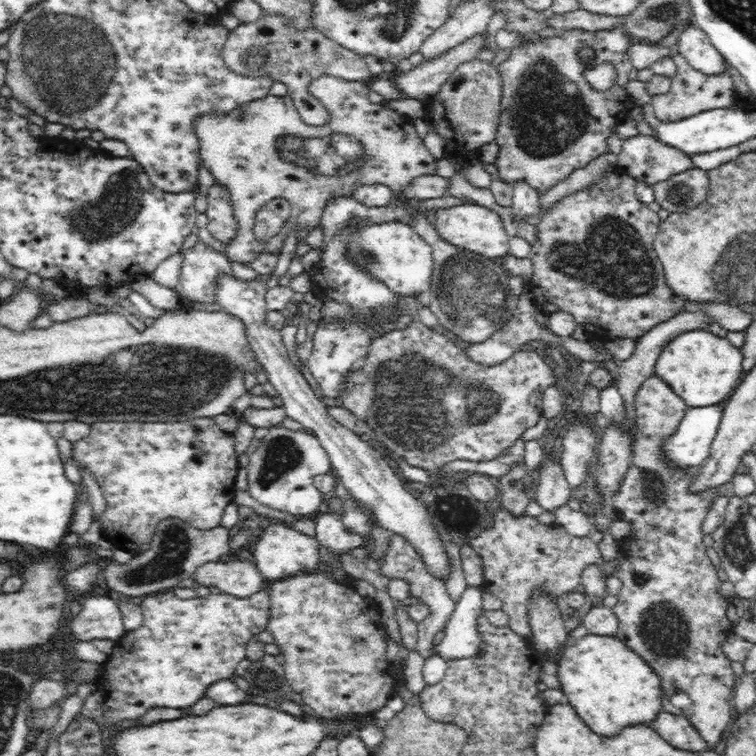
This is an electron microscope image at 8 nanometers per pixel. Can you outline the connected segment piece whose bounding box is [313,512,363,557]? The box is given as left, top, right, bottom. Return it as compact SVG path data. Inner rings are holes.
M320 512L313 521L316 523L315 539L334 557L356 551L363 544L361 535L349 533L341 520L332 514Z

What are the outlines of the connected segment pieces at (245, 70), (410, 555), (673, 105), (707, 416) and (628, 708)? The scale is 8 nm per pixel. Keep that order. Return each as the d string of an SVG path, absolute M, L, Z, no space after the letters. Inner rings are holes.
M263 16L254 23L242 23L230 32L220 57L224 65L240 76L271 78L273 83L286 85L286 94L292 97L298 115L306 124L322 126L328 122L328 113L323 104L309 92L312 80L322 76L334 76L348 81L369 83L372 75L362 55L338 45L317 29L299 32L285 24L281 16Z
M393 534L390 541L390 548L388 548L388 554L384 556L384 560L380 562L380 566L377 567L377 571L388 578L400 578L408 584L408 596L415 598L418 602L426 605L428 609L428 617L422 620L417 628L417 652L426 659L432 654L432 648L434 644L434 636L438 632L445 630L447 621L449 620L455 605L448 590L446 589L445 580L438 579L434 576L426 567L426 563L422 561L422 555L418 555L418 550L414 548L412 542L410 542L405 536Z
M674 52L672 58L678 67L678 74L672 78L671 88L668 89L668 92L664 92L664 94L654 94L650 100L654 115L660 121L669 123L670 121L684 120L686 117L716 108L746 106L744 100L734 100L734 92L730 92L732 90L732 76L730 74L707 76L707 74L703 74L692 68L679 53Z
M723 401L712 404L712 406L689 407L675 432L672 432L672 435L664 440L664 462L673 463L676 467L680 467L680 470L699 468L710 454L711 444L718 432L724 405Z
M589 634L573 640L561 652L557 662L556 674L566 704L575 708L580 718L596 732L620 732L624 724L642 724L652 722L660 714L660 678L654 670L615 636Z

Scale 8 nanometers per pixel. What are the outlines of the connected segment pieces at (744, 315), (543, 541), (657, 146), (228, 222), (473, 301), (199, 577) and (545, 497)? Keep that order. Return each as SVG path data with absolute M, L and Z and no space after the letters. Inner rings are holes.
M724 303L694 304L692 307L709 314L716 323L730 332L742 332L752 324L752 312Z
M498 510L494 516L494 526L481 530L469 542L484 563L488 592L502 601L501 609L509 617L507 628L524 638L532 636L527 614L532 588L541 588L551 598L558 598L581 584L580 574L588 565L601 567L612 575L617 562L620 562L620 559L615 559L603 564L602 554L589 535L572 536L564 528L542 526L530 516L514 518L508 510Z
M640 135L623 142L618 166L642 182L659 183L693 167L686 153L663 144L656 137Z
M220 184L211 185L206 192L207 228L217 240L228 243L235 236L236 219L232 215L232 205L228 189Z
M424 215L414 217L411 220L411 227L430 244L433 250L434 266L428 307L435 315L438 326L448 328L448 331L456 331L456 335L464 336L464 340L468 340L468 344L482 343L505 327L515 315L519 297L510 293L508 287L510 274L502 267L502 259L488 258L445 242Z
M233 557L199 566L192 577L200 585L237 597L247 597L262 590L265 579L256 563Z
M546 462L539 471L534 502L542 508L543 517L553 518L558 508L567 504L570 498L571 486L568 485L562 466L556 462Z

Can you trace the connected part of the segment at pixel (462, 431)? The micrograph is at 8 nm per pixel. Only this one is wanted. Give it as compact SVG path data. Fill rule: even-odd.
M414 320L404 329L374 339L364 366L345 380L344 406L370 428L380 428L378 442L384 442L389 452L394 450L394 455L401 456L410 466L427 471L436 486L449 486L455 482L453 478L457 473L442 472L443 466L455 460L488 462L514 446L525 430L538 424L544 391L556 382L552 367L529 347L521 348L508 360L494 366L470 361L464 350L464 342L452 342L444 334L436 334Z

